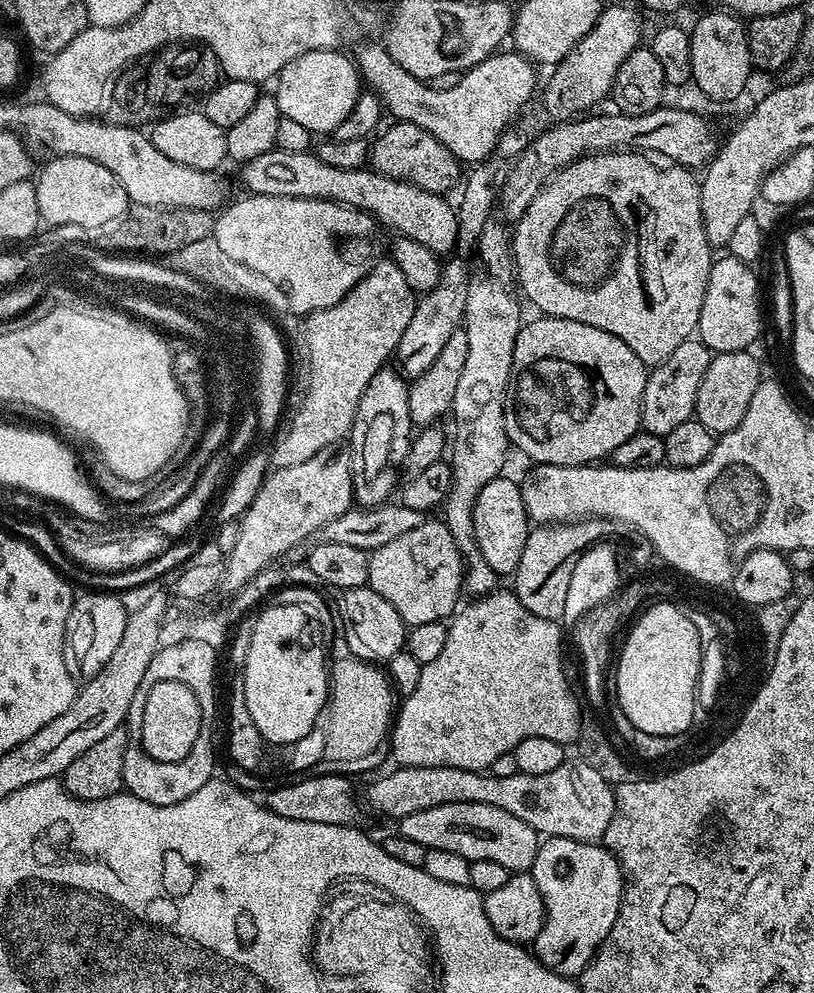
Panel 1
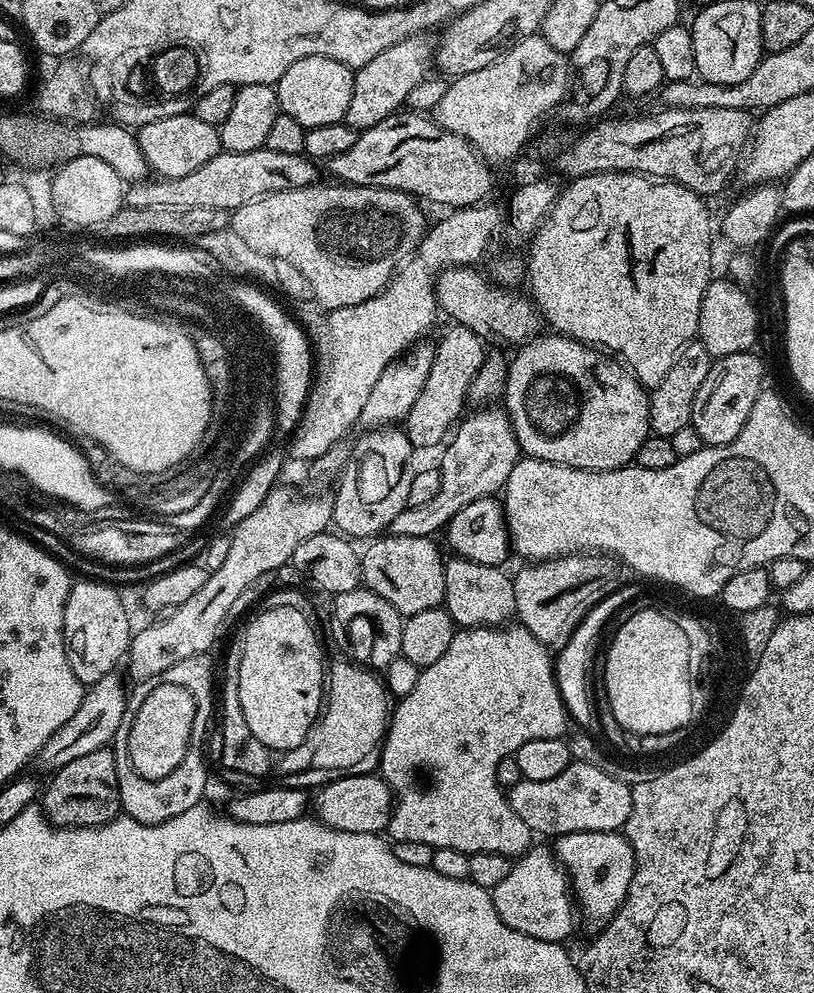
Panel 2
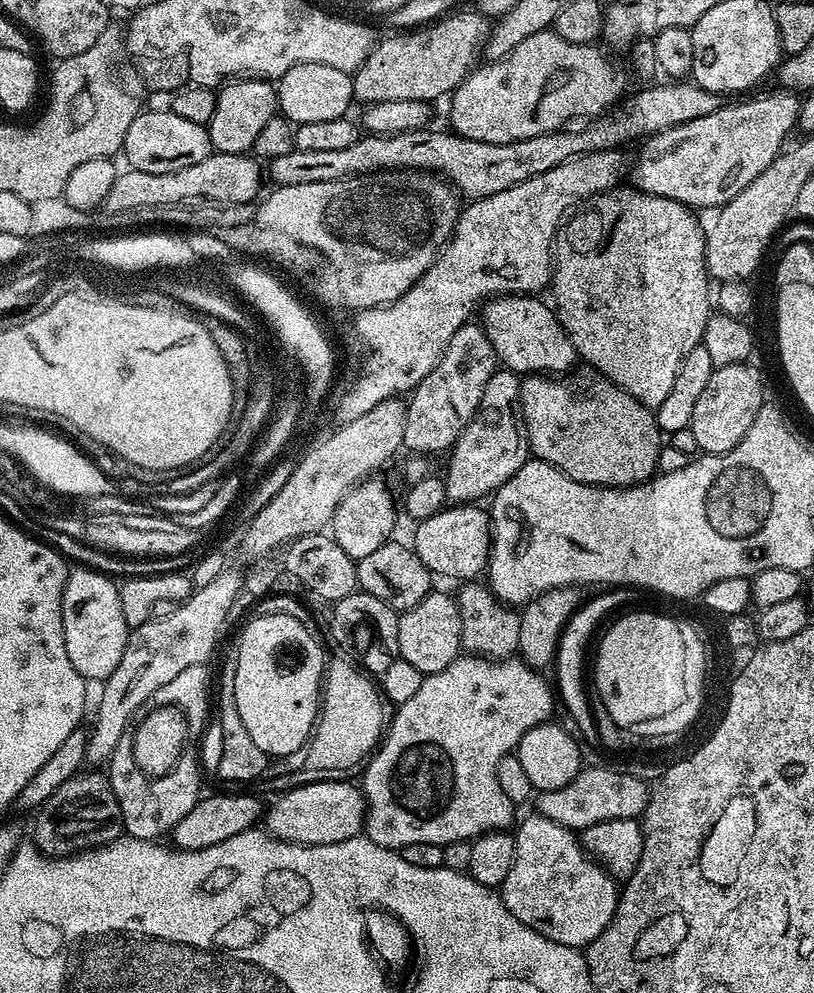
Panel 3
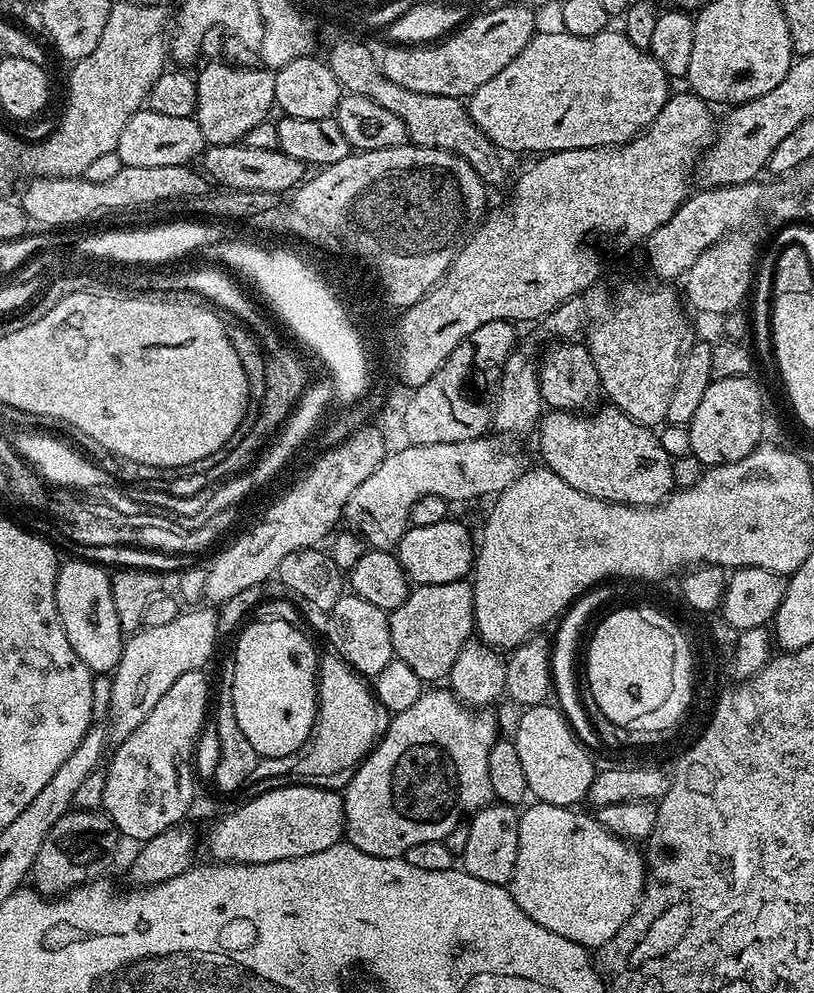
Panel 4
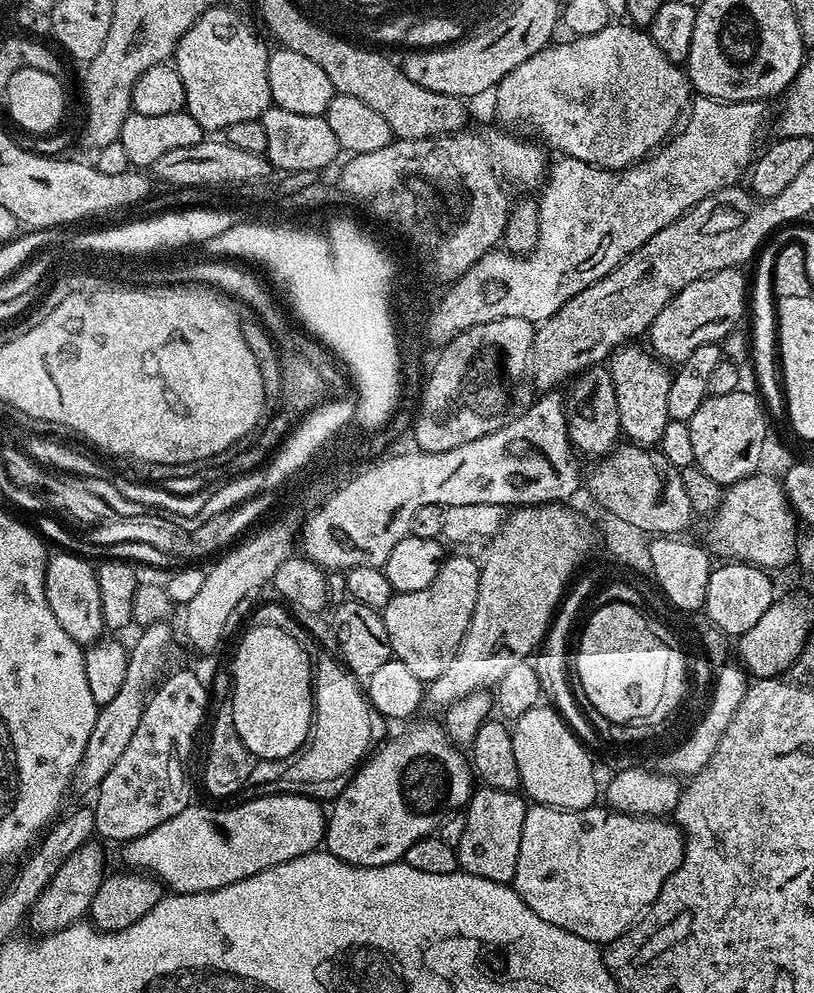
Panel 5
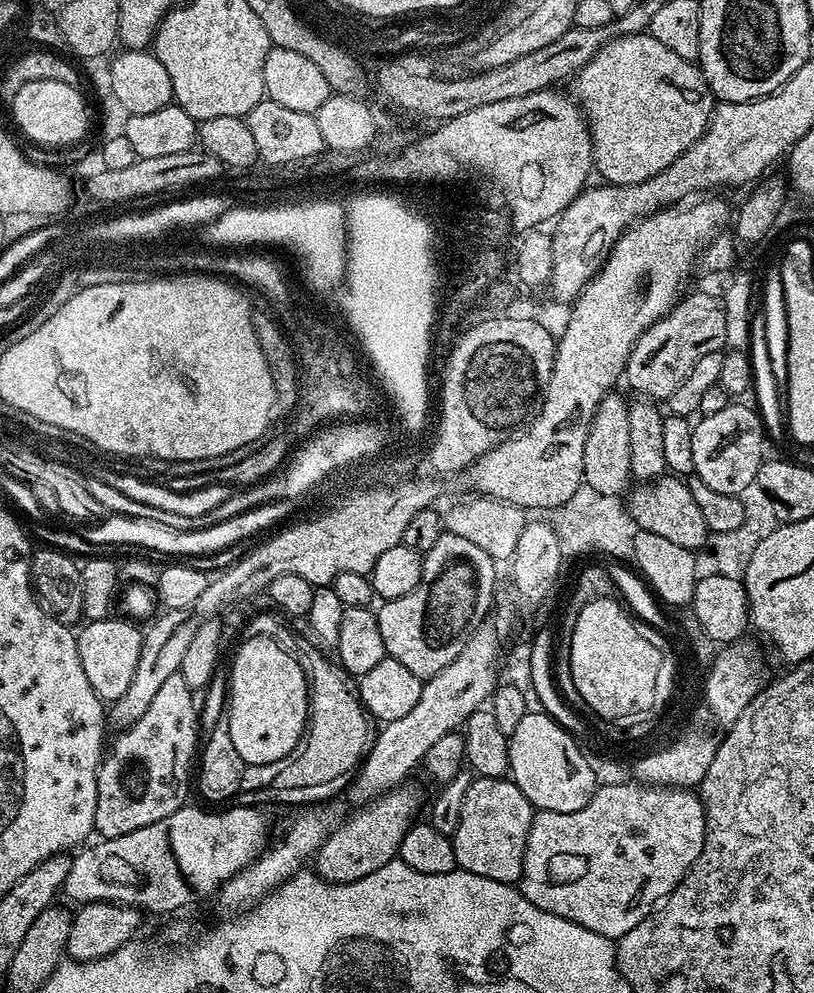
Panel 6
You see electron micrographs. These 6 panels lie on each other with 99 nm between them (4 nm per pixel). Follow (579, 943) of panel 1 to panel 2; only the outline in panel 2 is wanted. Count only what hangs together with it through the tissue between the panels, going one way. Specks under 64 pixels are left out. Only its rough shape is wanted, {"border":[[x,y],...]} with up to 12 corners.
{"border":[[623,831],[555,837],[583,919],[611,920],[636,855]]}

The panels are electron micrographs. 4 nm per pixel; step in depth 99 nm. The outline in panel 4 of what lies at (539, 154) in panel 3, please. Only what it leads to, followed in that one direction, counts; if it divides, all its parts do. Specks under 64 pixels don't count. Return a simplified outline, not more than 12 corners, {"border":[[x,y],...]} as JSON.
{"border":[[214,144],[202,171],[224,188],[291,193],[306,179],[274,147]]}

